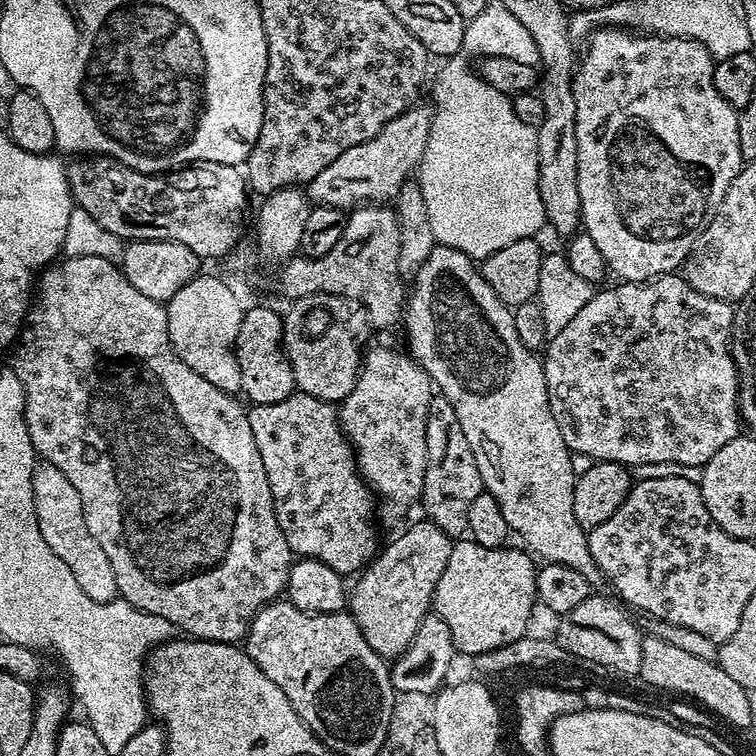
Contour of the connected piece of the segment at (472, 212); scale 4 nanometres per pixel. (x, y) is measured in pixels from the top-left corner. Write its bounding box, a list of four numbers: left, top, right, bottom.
[418,54,545,262]

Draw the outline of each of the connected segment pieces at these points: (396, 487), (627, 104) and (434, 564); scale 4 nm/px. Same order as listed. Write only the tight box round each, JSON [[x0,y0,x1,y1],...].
[[338,347,434,508],[572,28,742,282],[350,518,453,658]]

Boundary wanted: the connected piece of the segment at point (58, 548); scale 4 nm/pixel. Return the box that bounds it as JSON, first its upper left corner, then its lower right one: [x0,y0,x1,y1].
[32,462,117,604]

